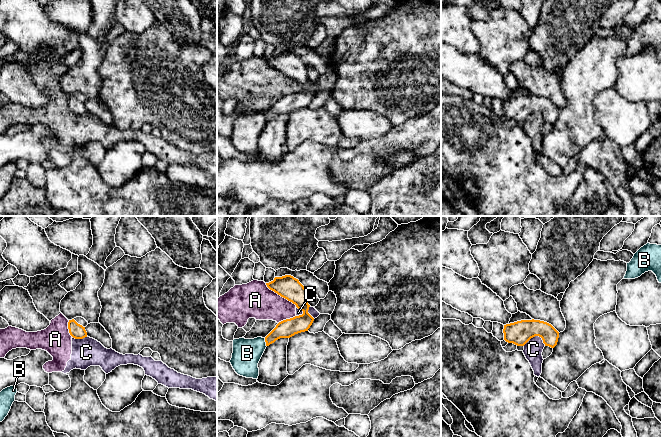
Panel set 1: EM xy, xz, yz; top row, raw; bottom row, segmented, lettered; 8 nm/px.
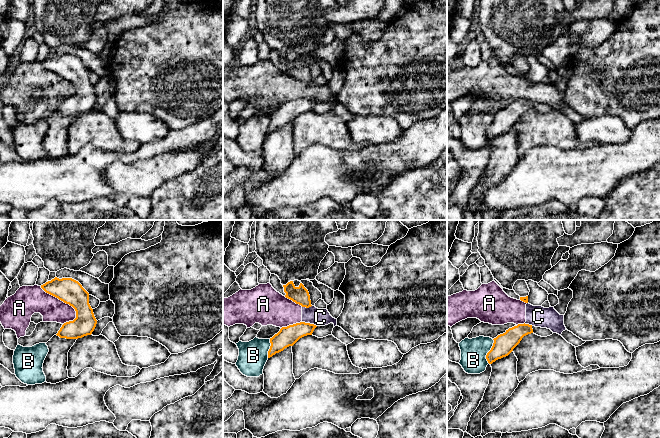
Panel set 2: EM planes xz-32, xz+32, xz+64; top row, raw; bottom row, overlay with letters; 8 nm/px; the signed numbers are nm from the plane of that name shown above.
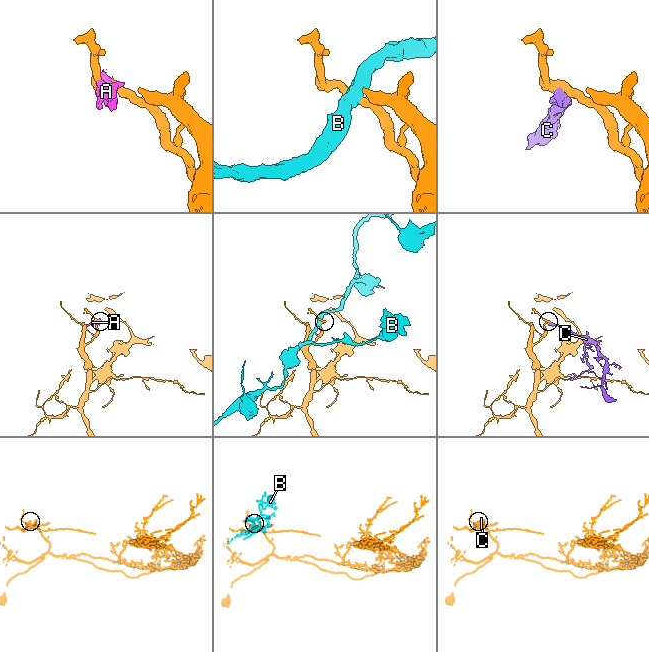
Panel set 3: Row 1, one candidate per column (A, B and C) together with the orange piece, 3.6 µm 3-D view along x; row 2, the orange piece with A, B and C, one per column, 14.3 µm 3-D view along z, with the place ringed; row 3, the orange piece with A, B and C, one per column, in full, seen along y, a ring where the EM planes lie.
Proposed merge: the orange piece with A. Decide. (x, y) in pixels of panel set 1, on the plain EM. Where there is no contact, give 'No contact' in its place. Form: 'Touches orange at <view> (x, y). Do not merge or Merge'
Touches orange at xz (280, 71). Do not merge

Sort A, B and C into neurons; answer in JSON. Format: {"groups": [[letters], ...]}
{"groups": [["A", "C"], ["B"]]}

